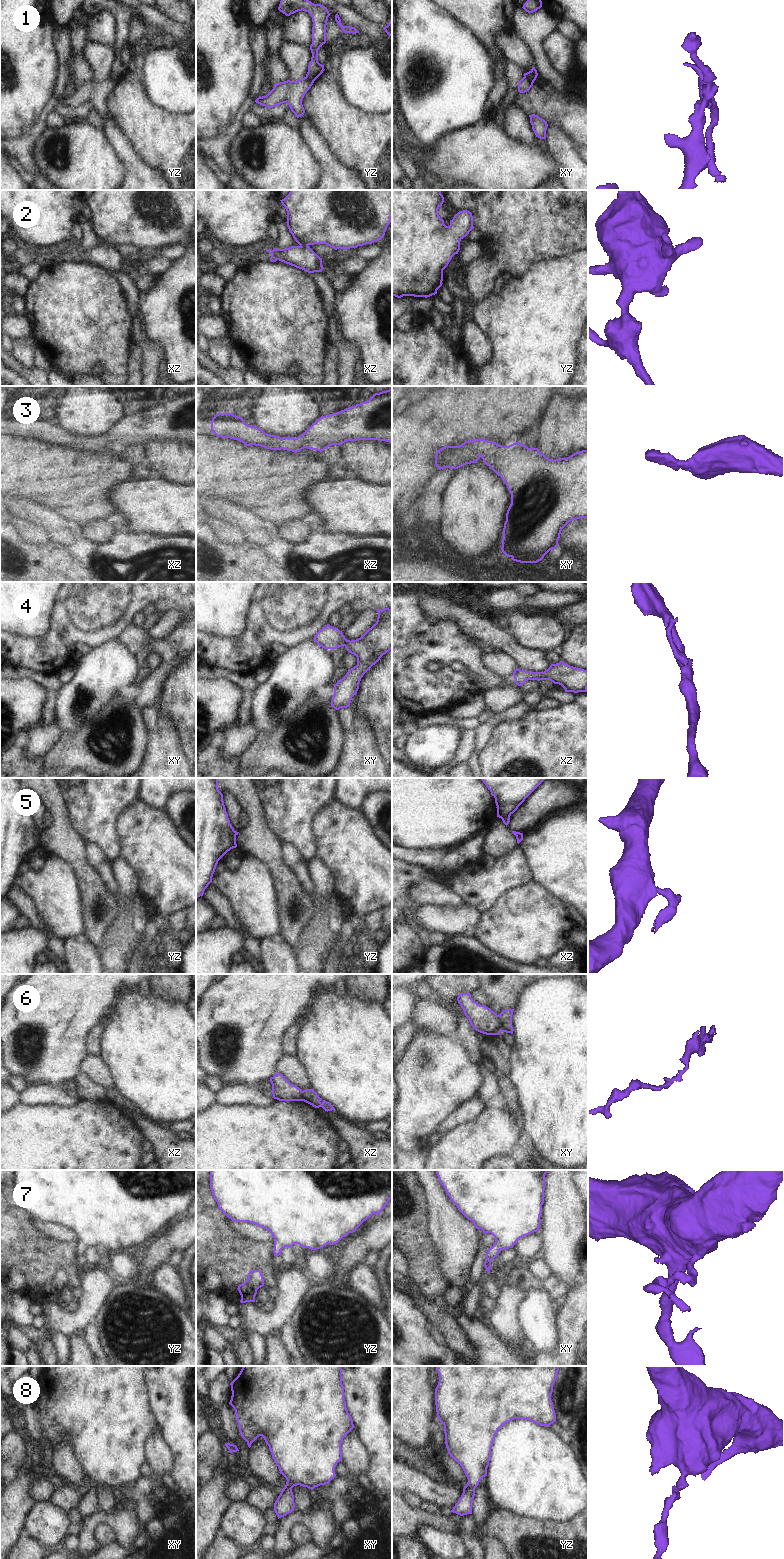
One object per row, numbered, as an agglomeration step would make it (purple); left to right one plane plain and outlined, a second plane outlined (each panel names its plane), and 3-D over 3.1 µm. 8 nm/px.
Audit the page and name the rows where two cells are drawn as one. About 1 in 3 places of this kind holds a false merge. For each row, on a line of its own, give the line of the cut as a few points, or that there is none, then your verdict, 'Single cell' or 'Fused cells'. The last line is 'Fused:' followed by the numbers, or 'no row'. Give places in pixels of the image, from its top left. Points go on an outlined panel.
1: Split along xy (524, 75), (533, 81). Fused cells
2: No split. Single cell
3: No split. Single cell
4: No split. Single cell
5: Split along xz (509, 815), (501, 818). Fused cells
6: Split along xy (496, 1015), (501, 1031). Fused cells
7: No split. Single cell
8: No split. Single cell
Fused: 1, 5, 6.

